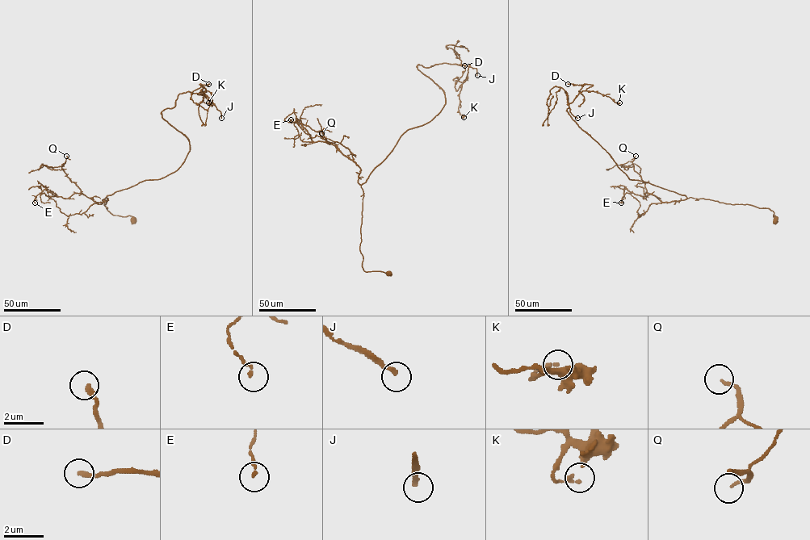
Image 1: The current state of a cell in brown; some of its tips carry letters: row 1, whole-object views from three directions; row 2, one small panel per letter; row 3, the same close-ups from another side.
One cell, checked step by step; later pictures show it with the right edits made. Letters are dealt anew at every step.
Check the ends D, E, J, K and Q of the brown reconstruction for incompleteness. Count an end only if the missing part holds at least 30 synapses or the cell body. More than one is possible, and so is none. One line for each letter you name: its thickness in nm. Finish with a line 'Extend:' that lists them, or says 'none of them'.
J: Thickness 200 nm
Q: Thickness 140 nm
Extend: J, Q

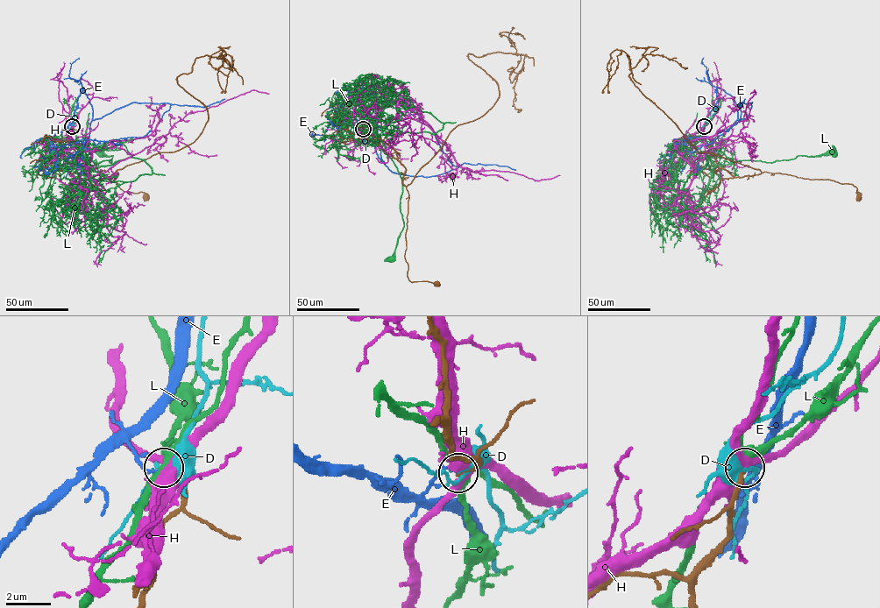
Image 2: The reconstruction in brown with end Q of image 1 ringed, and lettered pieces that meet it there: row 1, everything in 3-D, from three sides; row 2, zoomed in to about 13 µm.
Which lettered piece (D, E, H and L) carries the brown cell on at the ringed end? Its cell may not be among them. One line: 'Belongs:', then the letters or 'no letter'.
Belongs: no letter

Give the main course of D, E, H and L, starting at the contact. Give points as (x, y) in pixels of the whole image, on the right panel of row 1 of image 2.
D: (704, 126), (719, 106)
E: (704, 126), (718, 88), (734, 99), (739, 120), (752, 102), (740, 104), (728, 130), (676, 139), (664, 173)
H: (704, 126), (677, 150), (691, 166), (691, 180), (699, 154), (740, 133), (755, 90), (750, 94)
L: (704, 126), (689, 150), (703, 153), (716, 165), (746, 160), (772, 162), (798, 155), (833, 153)

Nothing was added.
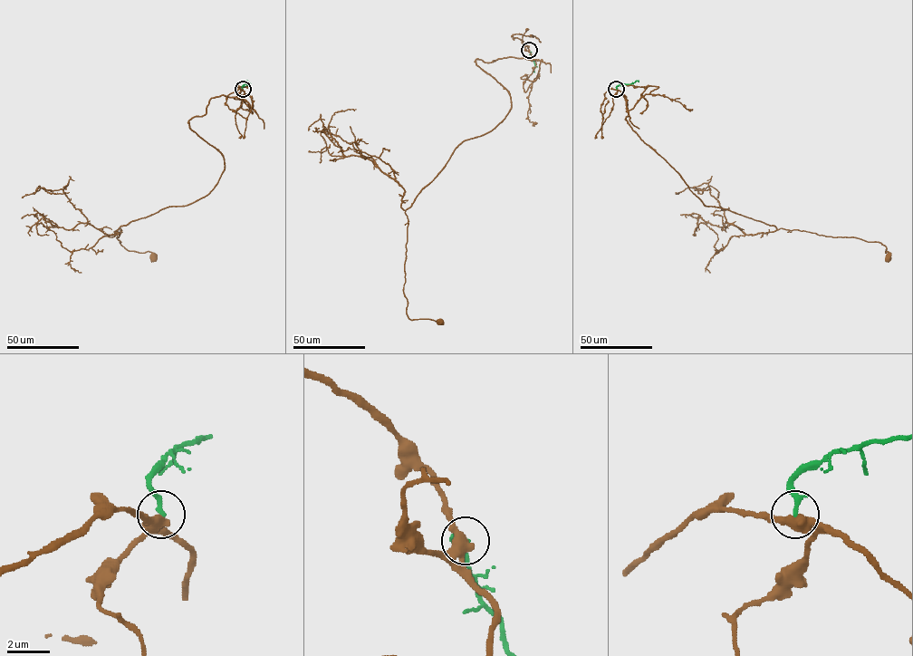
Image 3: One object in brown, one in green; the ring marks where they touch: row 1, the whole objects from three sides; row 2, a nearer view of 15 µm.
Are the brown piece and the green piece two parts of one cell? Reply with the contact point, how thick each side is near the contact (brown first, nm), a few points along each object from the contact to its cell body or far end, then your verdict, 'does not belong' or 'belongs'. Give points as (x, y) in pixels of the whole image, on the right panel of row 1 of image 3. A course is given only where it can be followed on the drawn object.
at (616, 89); 460 nm thick on the brown side, 240 nm on the other; brown runs (616, 89), (626, 96), (628, 124), (705, 205), (729, 209), (777, 229), (879, 242), (888, 252), (887, 256); green runs (616, 89), (619, 85), (639, 80); does not belong

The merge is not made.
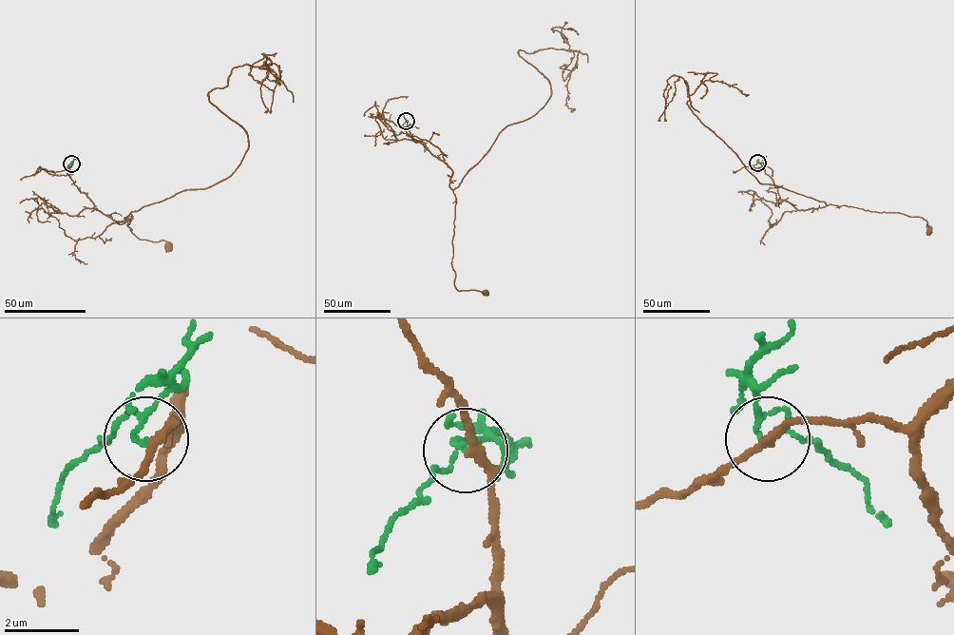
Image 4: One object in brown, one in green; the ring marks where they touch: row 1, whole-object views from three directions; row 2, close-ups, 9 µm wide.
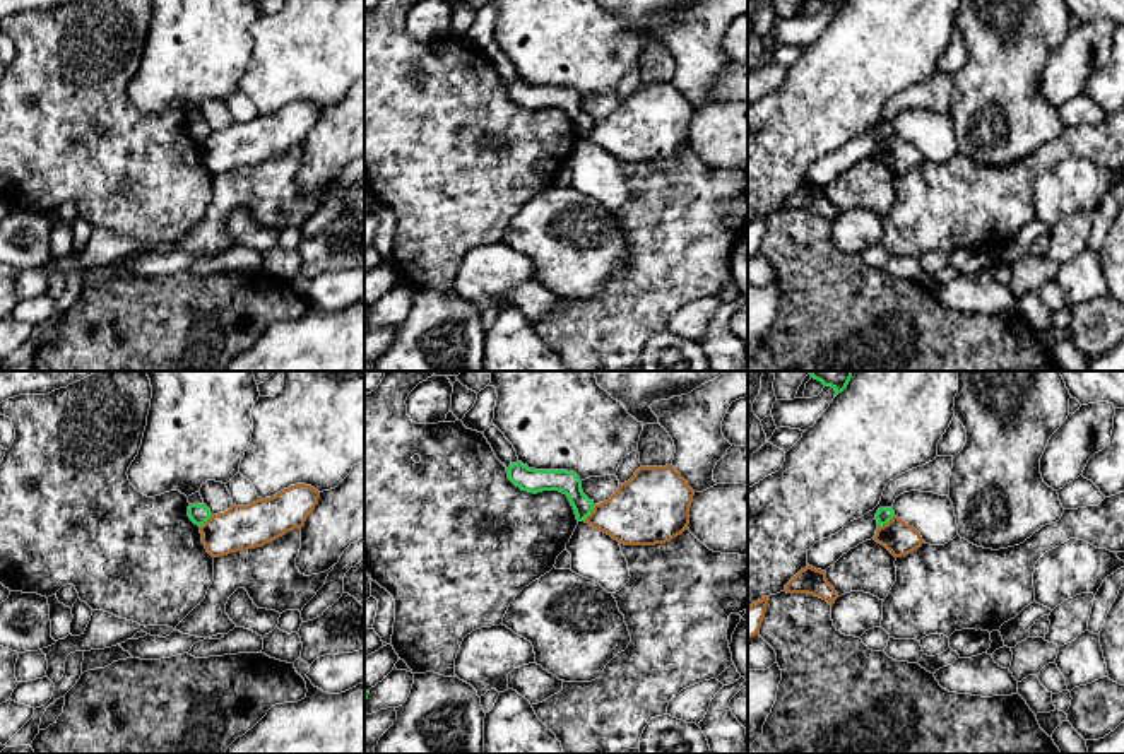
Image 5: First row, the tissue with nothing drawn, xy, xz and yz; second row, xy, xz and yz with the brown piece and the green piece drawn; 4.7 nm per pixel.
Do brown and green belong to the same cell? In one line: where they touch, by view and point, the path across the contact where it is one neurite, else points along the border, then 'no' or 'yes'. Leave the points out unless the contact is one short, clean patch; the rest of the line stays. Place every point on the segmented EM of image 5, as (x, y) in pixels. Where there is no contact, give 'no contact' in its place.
xz (591, 513) | along xz (596, 505), (584, 520) | no

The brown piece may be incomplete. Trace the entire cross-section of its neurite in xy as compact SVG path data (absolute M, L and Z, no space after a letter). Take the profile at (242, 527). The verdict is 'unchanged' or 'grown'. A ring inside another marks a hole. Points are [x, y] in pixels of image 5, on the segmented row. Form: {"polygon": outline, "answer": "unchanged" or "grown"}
{"polygon": "M306 484L291 486L248 506L233 504L202 527L202 544L212 557L262 547L301 528L318 504L320 492Z", "answer": "unchanged"}

